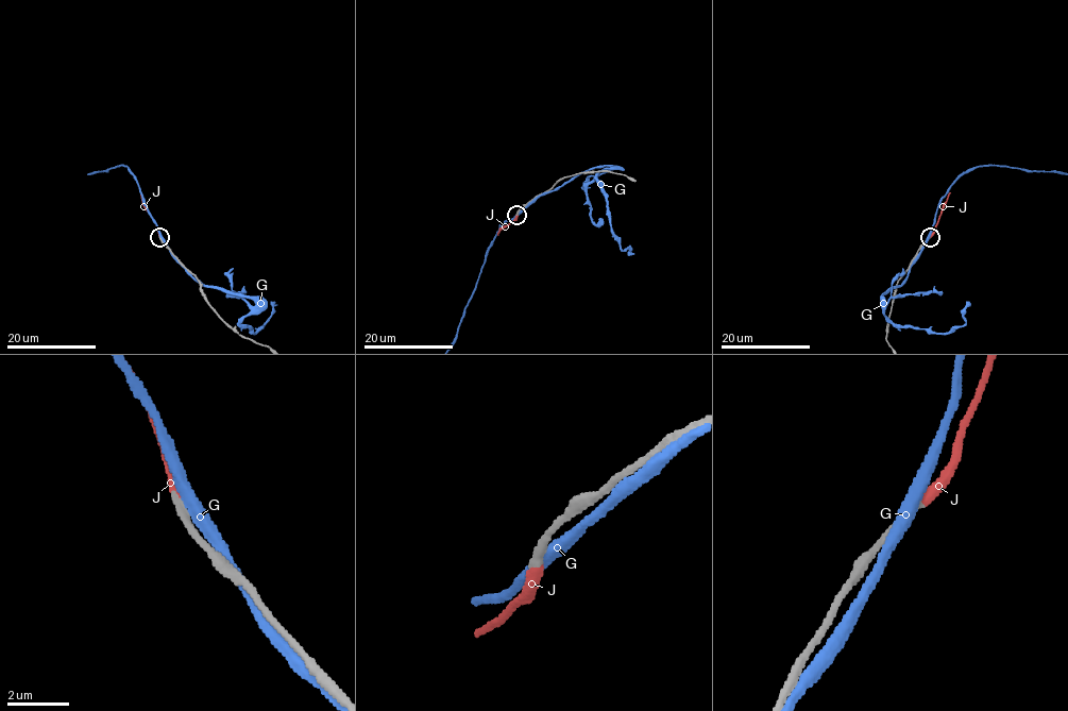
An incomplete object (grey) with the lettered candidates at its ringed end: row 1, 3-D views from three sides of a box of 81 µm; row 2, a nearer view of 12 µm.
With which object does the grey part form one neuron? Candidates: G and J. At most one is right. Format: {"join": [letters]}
{"join": ["J"]}

